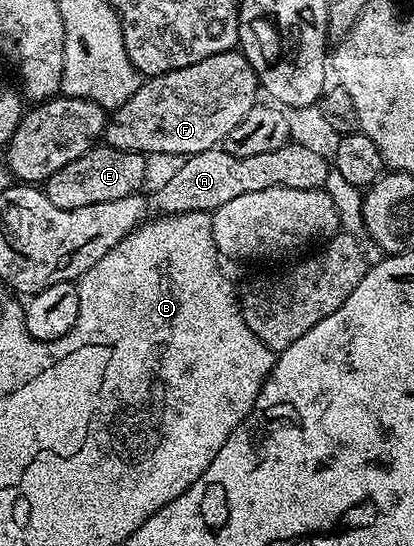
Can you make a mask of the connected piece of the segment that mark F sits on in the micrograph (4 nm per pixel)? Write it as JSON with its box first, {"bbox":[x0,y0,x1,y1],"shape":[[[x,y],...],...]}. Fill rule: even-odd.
{"bbox":[102,52,260,157],"shape":[[[242,52],[209,55],[209,59],[201,59],[201,63],[193,63],[177,71],[146,78],[139,84],[137,91],[125,97],[108,116],[102,140],[121,151],[144,155],[163,153],[188,157],[199,154],[201,151],[222,146],[225,135],[229,135],[229,131],[233,131],[233,127],[237,127],[237,123],[241,123],[241,119],[249,115],[251,108],[257,104],[258,97],[255,96],[260,96],[260,93],[257,75],[250,63],[243,58]]]}

